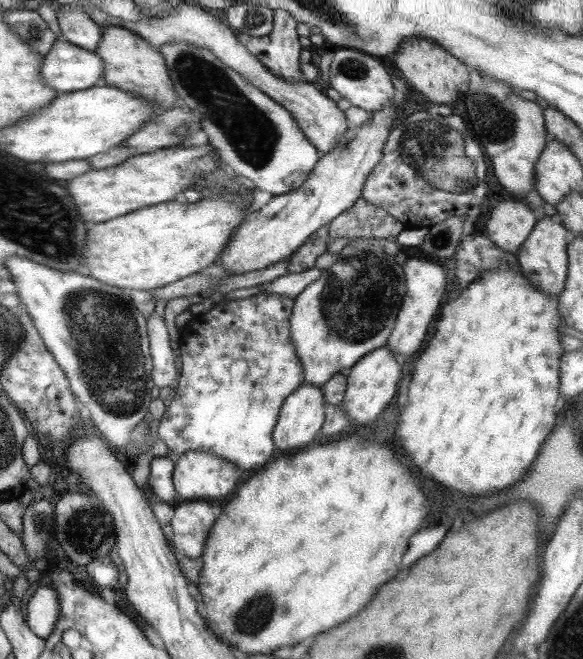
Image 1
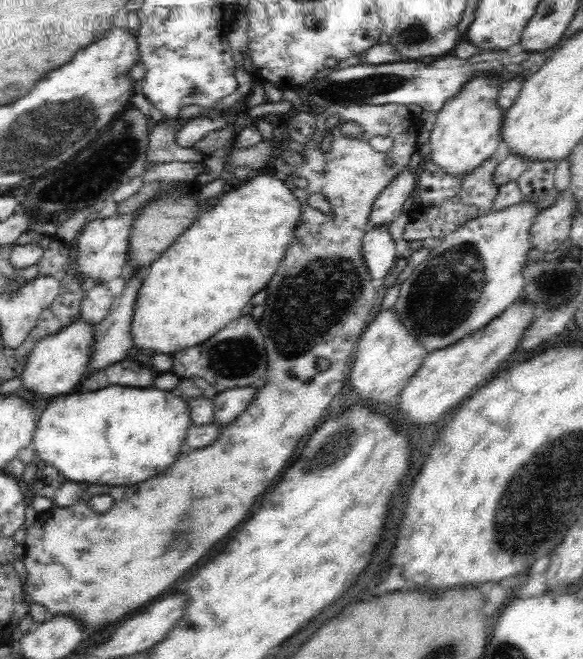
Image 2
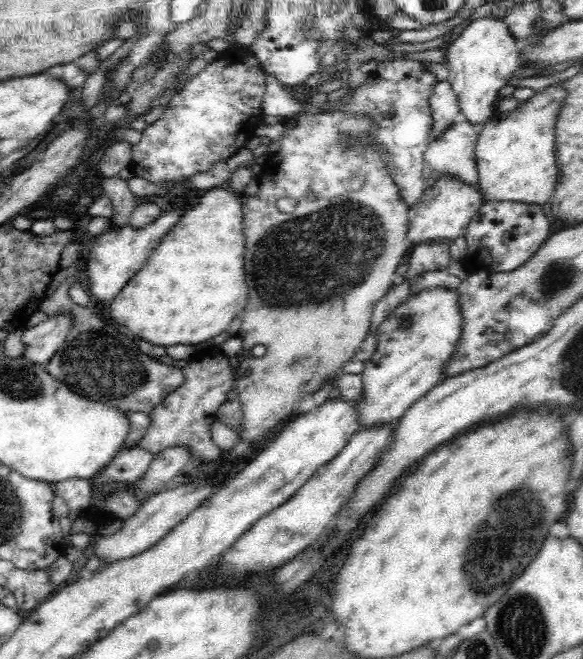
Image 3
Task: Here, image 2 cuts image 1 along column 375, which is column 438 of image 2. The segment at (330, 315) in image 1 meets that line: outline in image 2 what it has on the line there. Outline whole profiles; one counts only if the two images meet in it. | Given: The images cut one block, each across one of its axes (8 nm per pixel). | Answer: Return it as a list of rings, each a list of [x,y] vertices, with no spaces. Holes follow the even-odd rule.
[[[523,199],[500,212],[492,211],[486,216],[469,220],[455,232],[441,238],[440,244],[430,250],[427,258],[401,284],[398,299],[391,309],[408,334],[424,347],[425,352],[446,348],[464,336],[474,334],[520,298],[525,283],[523,268],[528,263],[527,254],[532,248],[529,232],[539,212],[534,199]]]

